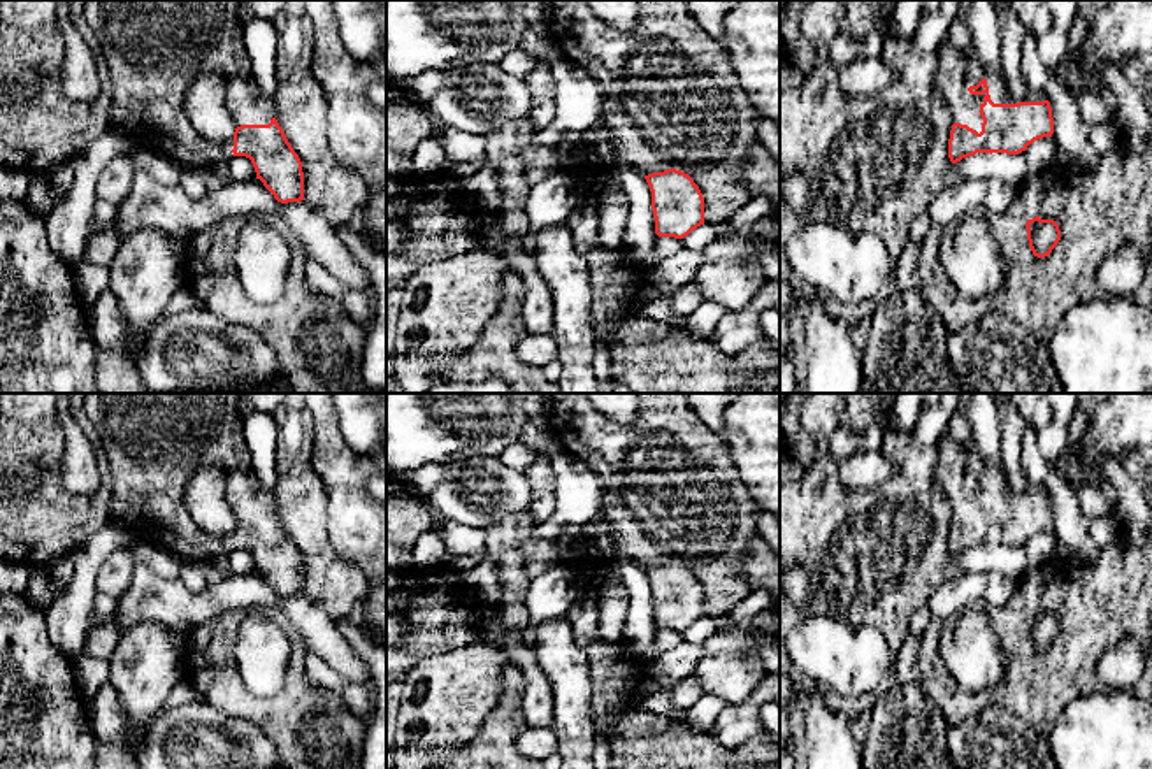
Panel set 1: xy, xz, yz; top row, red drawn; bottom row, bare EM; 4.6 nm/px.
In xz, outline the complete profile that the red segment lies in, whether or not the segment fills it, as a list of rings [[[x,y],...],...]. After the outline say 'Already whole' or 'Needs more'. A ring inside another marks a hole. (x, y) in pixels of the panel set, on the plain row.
[[[676,562],[644,569],[652,585],[655,627],[683,632],[704,618],[704,592],[694,572]]]. Already whole

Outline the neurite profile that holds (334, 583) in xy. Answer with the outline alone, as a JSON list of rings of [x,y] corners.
[[[288,393],[272,416],[279,472],[272,506],[302,555],[304,595],[325,613],[346,616],[367,593],[369,579],[330,544],[328,488],[313,469],[314,421],[304,393]]]

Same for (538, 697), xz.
[[[497,618],[485,627],[485,632],[513,657],[513,665],[516,665],[525,678],[525,690],[522,694],[525,725],[530,729],[551,727],[553,690],[536,660],[536,653],[523,644],[516,632],[506,630]]]

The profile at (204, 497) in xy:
[[[198,469],[183,492],[184,506],[191,520],[205,532],[228,530],[235,525],[235,514],[225,497],[221,471]]]

